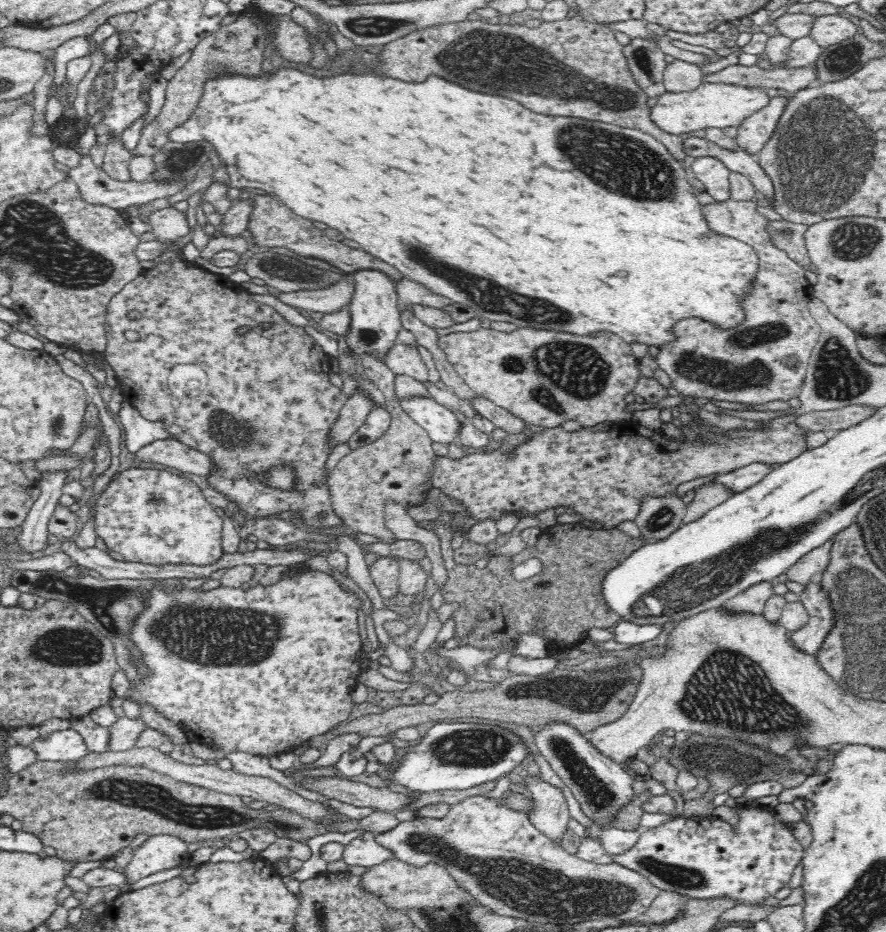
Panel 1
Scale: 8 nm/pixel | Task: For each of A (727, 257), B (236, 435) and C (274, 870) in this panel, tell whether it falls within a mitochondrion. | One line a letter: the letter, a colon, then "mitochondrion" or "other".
A: other
B: mitochondrion
C: other

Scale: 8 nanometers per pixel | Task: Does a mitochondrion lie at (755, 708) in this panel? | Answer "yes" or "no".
yes

